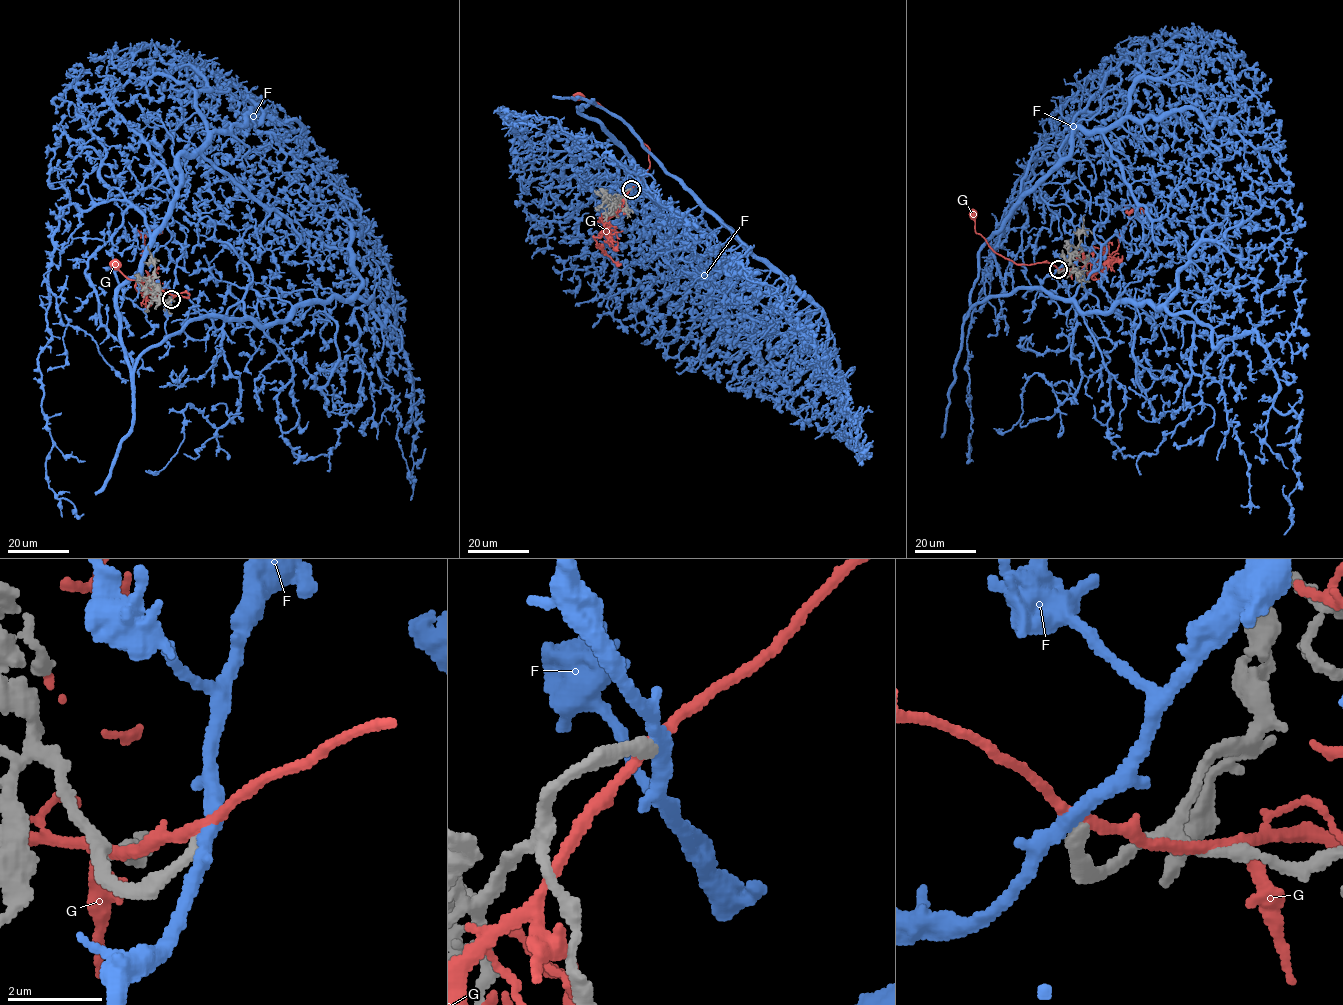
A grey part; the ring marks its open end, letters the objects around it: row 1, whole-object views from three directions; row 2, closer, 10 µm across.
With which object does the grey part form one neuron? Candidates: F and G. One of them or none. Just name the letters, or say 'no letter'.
no letter

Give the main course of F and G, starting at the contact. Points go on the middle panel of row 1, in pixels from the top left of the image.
F: (630, 189), (643, 197), (627, 152), (579, 108), (614, 114), (821, 312), (836, 394), (865, 453), (855, 453)
G: (630, 189), (606, 219), (609, 237), (594, 236), (603, 251), (621, 263)

